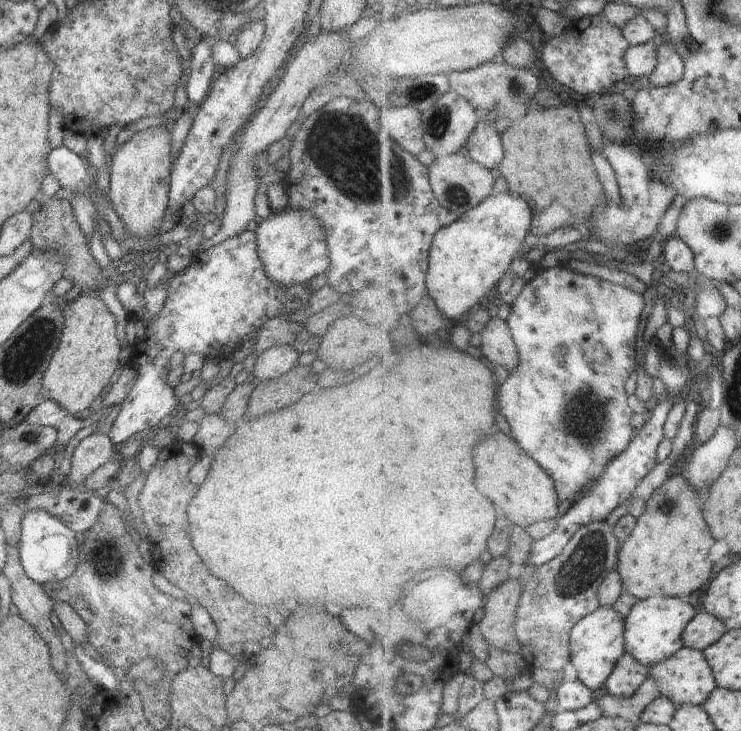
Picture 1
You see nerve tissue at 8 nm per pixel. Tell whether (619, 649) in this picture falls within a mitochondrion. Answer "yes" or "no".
no

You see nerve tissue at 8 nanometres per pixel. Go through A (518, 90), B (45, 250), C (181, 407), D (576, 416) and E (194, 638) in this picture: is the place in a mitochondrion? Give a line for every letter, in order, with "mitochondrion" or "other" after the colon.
A: mitochondrion
B: other
C: other
D: mitochondrion
E: other

